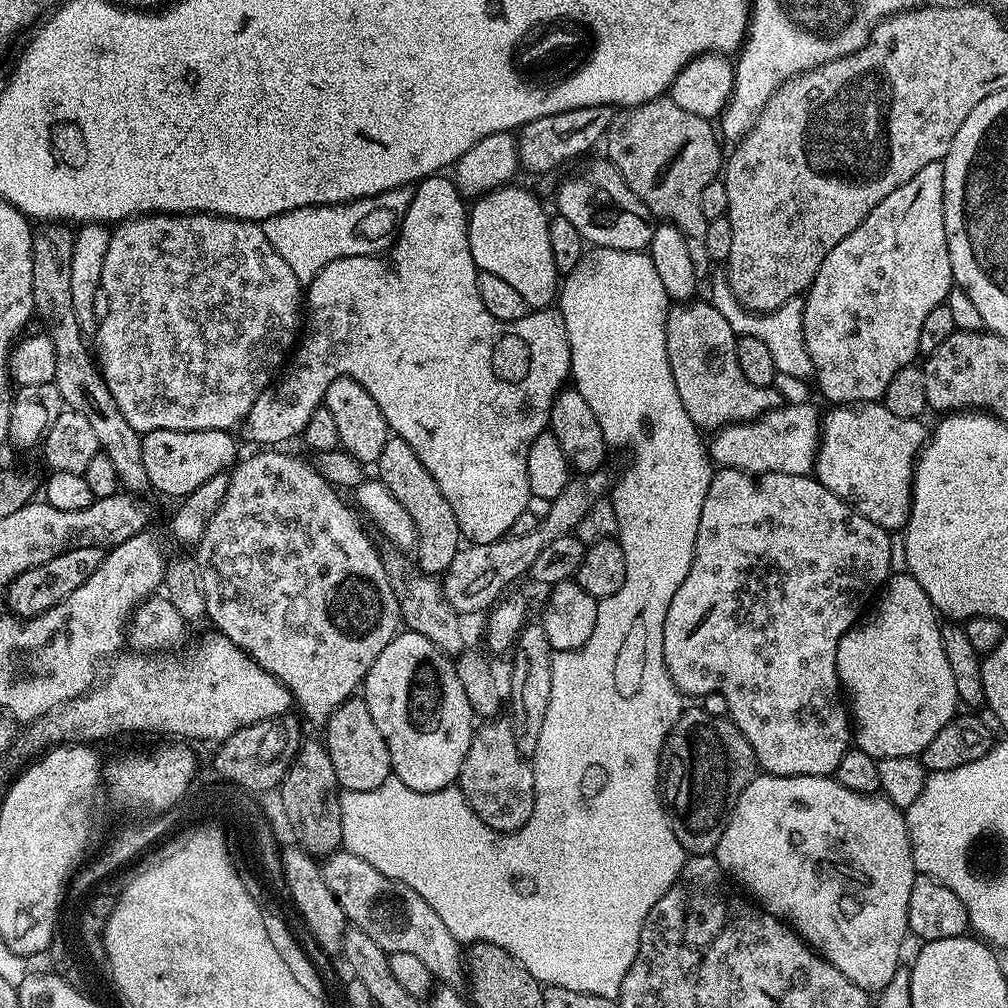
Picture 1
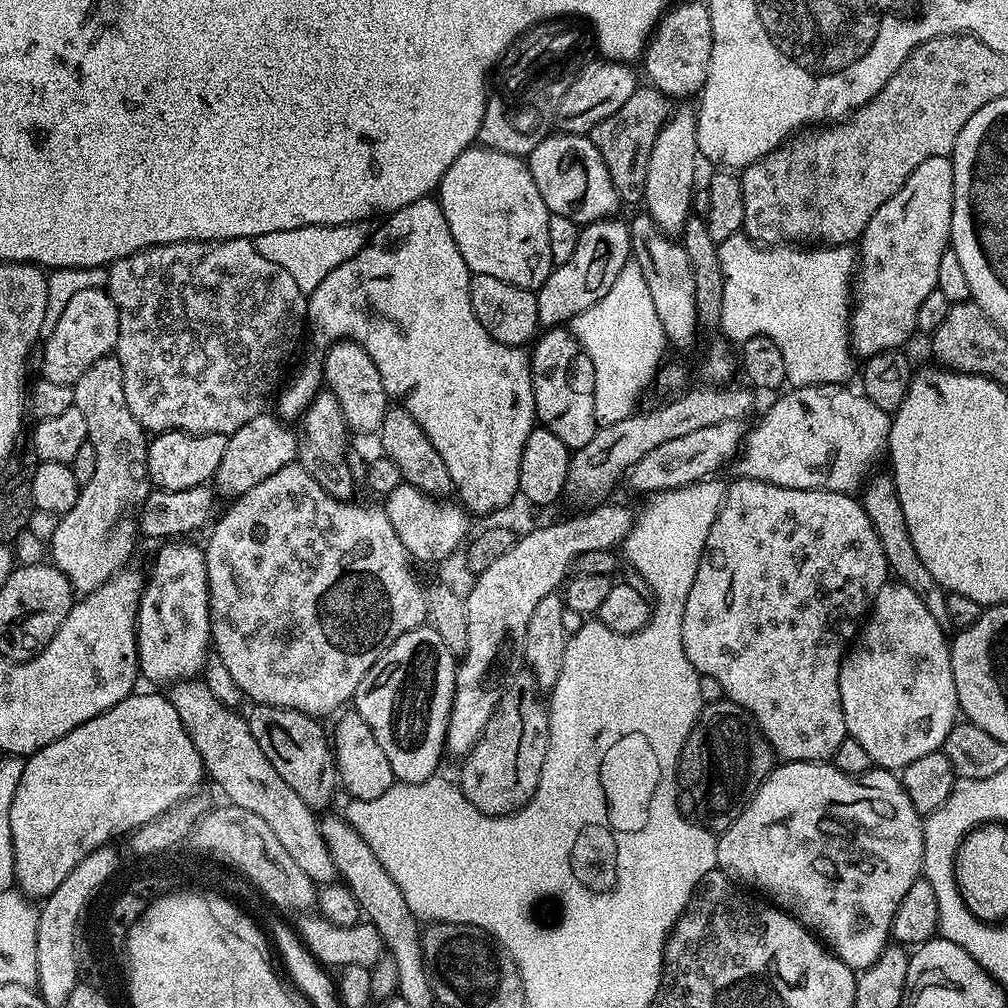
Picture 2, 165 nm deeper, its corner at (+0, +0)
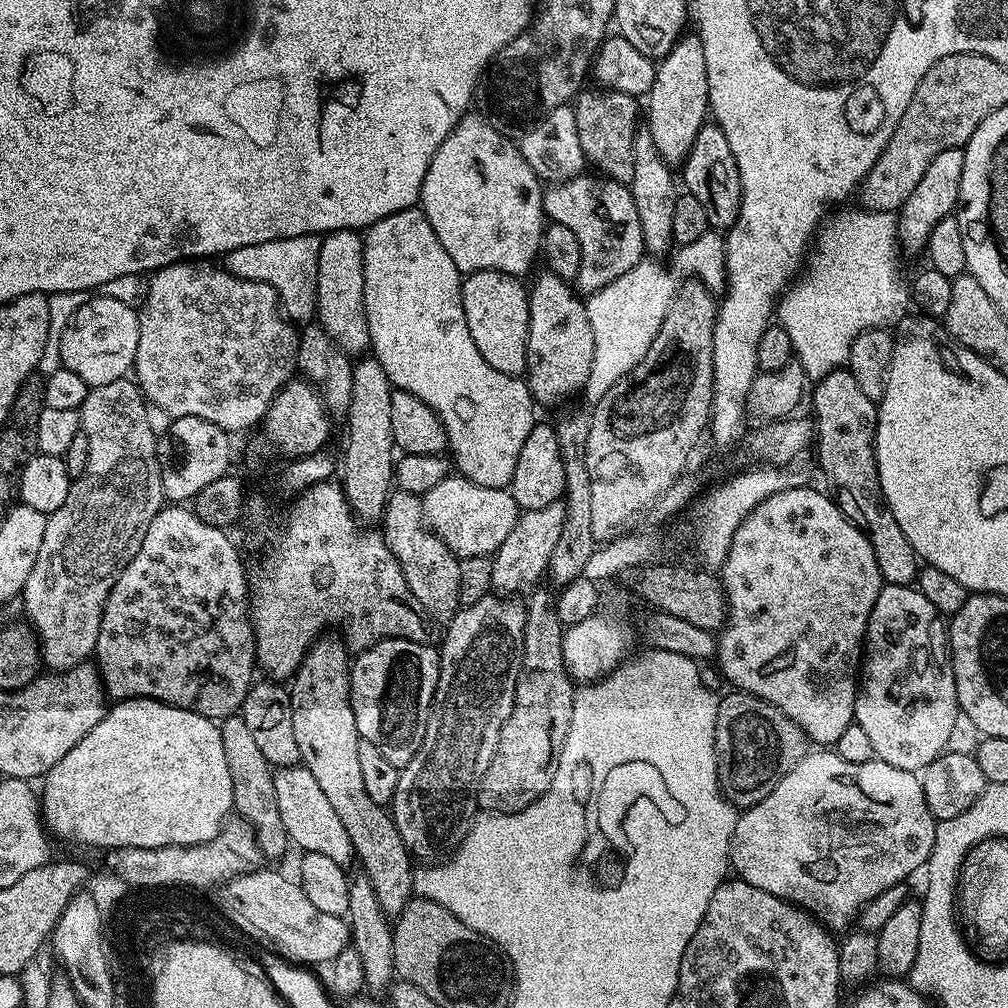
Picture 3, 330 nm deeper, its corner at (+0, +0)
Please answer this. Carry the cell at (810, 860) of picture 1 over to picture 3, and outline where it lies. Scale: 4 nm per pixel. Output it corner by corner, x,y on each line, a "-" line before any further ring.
812,750
776,783
774,790
770,790
766,798
743,809
737,815
732,835
730,868
739,879
745,880
750,886
758,886
758,890
766,890
766,894
774,894
787,900
789,904
795,904
797,908
803,908
805,912
815,916
825,928
837,930
836,928
846,927
851,920
853,923
860,909
878,894
882,894
882,890
890,890
890,886
895,884
904,884
907,876
914,875
919,868
921,871
927,865
934,846
937,823
930,814
930,806
926,806
926,794
922,794
917,773
898,770
898,766
890,766
875,758
870,762
845,762
843,758
838,758
834,750

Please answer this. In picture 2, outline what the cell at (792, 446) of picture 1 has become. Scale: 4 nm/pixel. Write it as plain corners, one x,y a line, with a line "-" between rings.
738,420
718,422
715,426
705,426
703,430
694,430
690,434
682,434
682,438
670,438
670,442
662,442
650,454
640,458
629,470
626,484
636,492
655,494
668,492
671,488
684,488
709,479
724,463
735,461
746,435
745,425

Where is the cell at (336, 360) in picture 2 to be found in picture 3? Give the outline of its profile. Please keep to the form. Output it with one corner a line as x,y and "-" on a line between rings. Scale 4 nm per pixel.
347,228
329,232
321,239
314,301
315,319
343,352
356,358
371,349
370,326
366,322
364,305
364,238
359,231

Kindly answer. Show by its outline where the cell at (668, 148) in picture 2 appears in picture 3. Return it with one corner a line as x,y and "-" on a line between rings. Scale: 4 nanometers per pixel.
681,35
674,47
656,64
654,86
650,86
646,97
646,131
654,138
658,154
667,164
683,165
684,159
698,138
698,130
709,119
708,95
710,82
706,78
706,54
699,35

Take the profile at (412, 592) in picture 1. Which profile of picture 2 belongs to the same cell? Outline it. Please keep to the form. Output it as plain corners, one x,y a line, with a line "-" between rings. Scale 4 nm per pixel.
329,390
317,392
304,415
299,417
299,424
296,446
299,467
318,482
325,494
336,500
351,501
355,497
352,495
356,492
356,476
348,461
350,429
342,418
342,406
338,406
338,398

